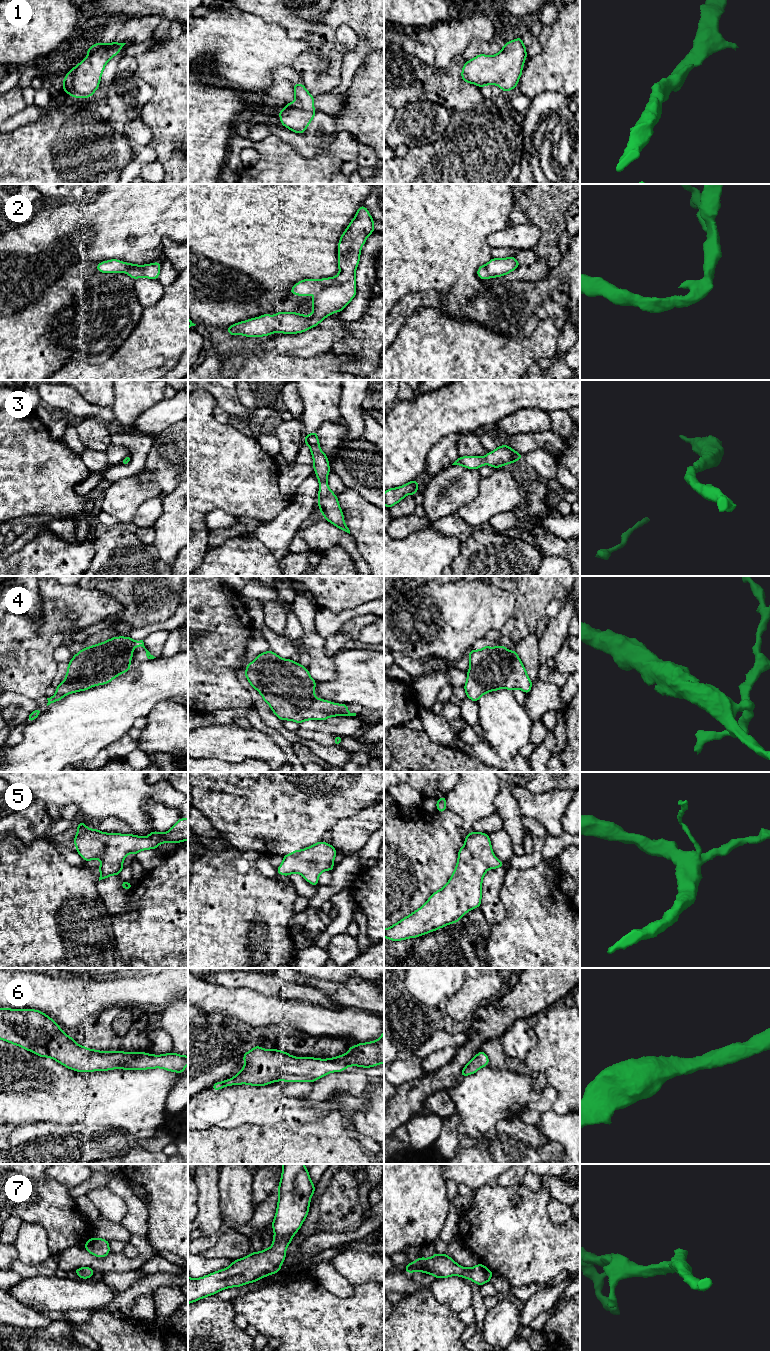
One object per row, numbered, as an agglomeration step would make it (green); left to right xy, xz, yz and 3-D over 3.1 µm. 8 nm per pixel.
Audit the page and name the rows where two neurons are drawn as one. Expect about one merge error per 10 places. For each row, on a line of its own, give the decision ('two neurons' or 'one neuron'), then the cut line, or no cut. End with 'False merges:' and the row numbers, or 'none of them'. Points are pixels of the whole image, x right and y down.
1: one neuron | no cut
2: one neuron | no cut
3: one neuron | no cut
4: one neuron | no cut
5: one neuron | no cut
6: one neuron | no cut
7: one neuron | no cut
False merges: none of them

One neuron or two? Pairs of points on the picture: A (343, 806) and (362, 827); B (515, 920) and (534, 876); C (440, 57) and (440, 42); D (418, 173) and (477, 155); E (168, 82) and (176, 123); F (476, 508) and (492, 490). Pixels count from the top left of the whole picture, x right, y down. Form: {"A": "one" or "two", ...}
{"A": "two", "B": "one", "C": "one", "D": "one", "E": "one", "F": "one"}

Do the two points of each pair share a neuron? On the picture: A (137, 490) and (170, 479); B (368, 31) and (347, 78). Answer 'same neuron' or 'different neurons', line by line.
A: different neurons
B: same neuron

